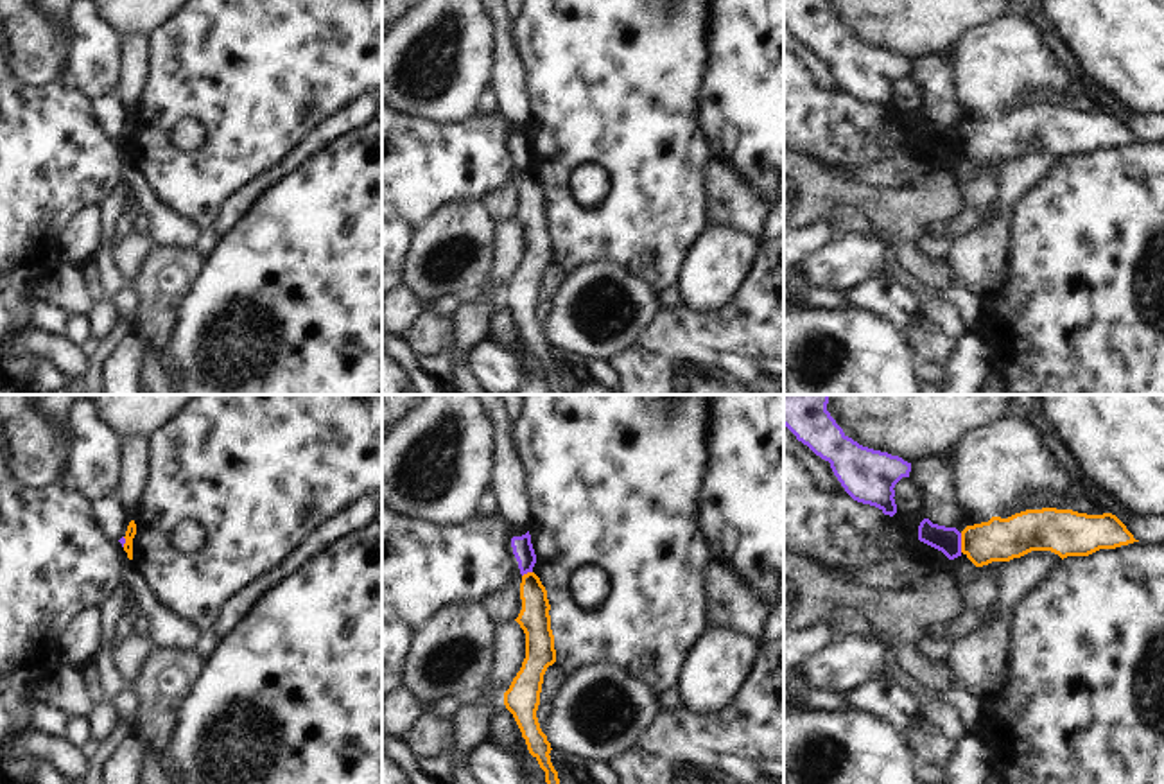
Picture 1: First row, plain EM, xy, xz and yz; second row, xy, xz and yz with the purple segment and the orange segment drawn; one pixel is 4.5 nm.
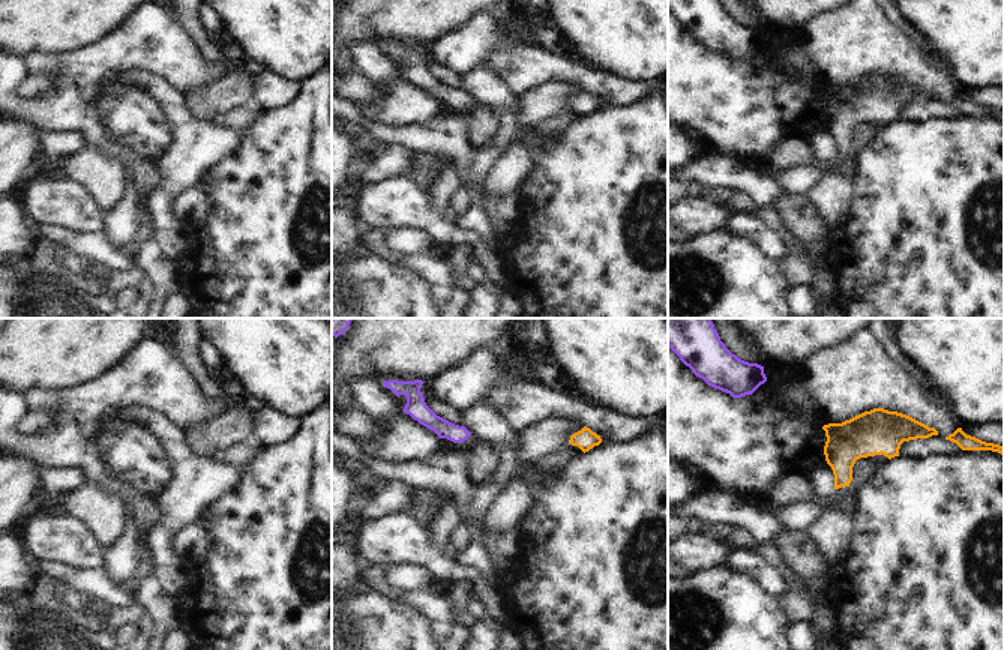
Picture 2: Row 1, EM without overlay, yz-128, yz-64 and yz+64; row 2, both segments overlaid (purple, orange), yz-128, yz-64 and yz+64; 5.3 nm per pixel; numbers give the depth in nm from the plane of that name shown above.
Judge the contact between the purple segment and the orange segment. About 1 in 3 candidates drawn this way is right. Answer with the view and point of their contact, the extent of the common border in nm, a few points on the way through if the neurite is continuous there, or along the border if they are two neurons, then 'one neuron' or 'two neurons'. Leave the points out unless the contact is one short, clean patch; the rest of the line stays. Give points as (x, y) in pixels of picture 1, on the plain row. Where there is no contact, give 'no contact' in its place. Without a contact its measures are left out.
meets purple in yz at (960, 140); contact 90 nm long; border along yz (960, 131), (962, 149); two neurons

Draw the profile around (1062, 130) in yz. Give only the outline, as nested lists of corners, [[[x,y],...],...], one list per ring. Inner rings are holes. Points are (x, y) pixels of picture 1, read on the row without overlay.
[[[1056,106],[992,115],[961,129],[961,151],[976,165],[1010,160],[1031,149],[1051,149],[1064,158],[1134,140],[1139,138],[1112,111],[1087,113]]]

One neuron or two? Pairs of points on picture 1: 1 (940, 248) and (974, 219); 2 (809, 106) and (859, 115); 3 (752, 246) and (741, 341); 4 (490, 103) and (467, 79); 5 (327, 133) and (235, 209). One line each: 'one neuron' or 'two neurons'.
1: one neuron
2: one neuron
3: two neurons
4: two neurons
5: one neuron

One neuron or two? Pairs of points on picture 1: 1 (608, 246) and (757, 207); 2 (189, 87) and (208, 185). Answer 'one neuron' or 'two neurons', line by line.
1: two neurons
2: one neuron

